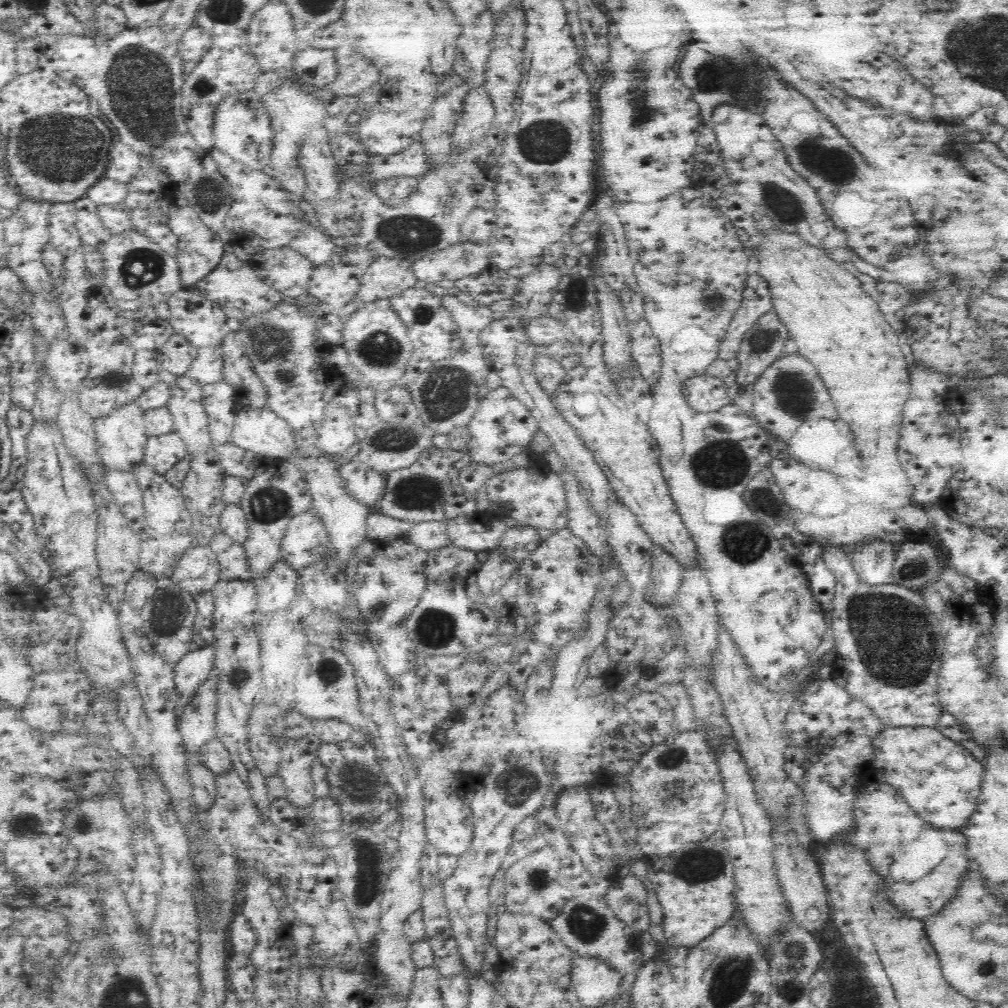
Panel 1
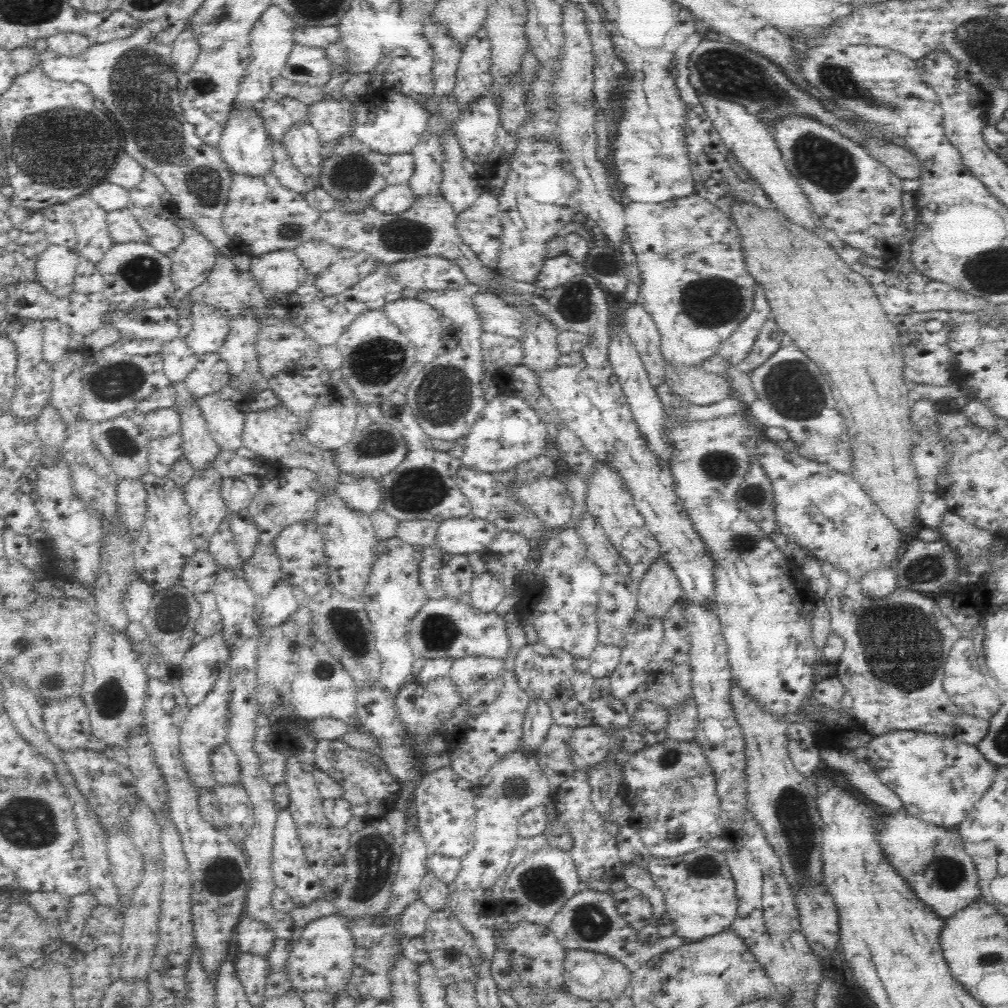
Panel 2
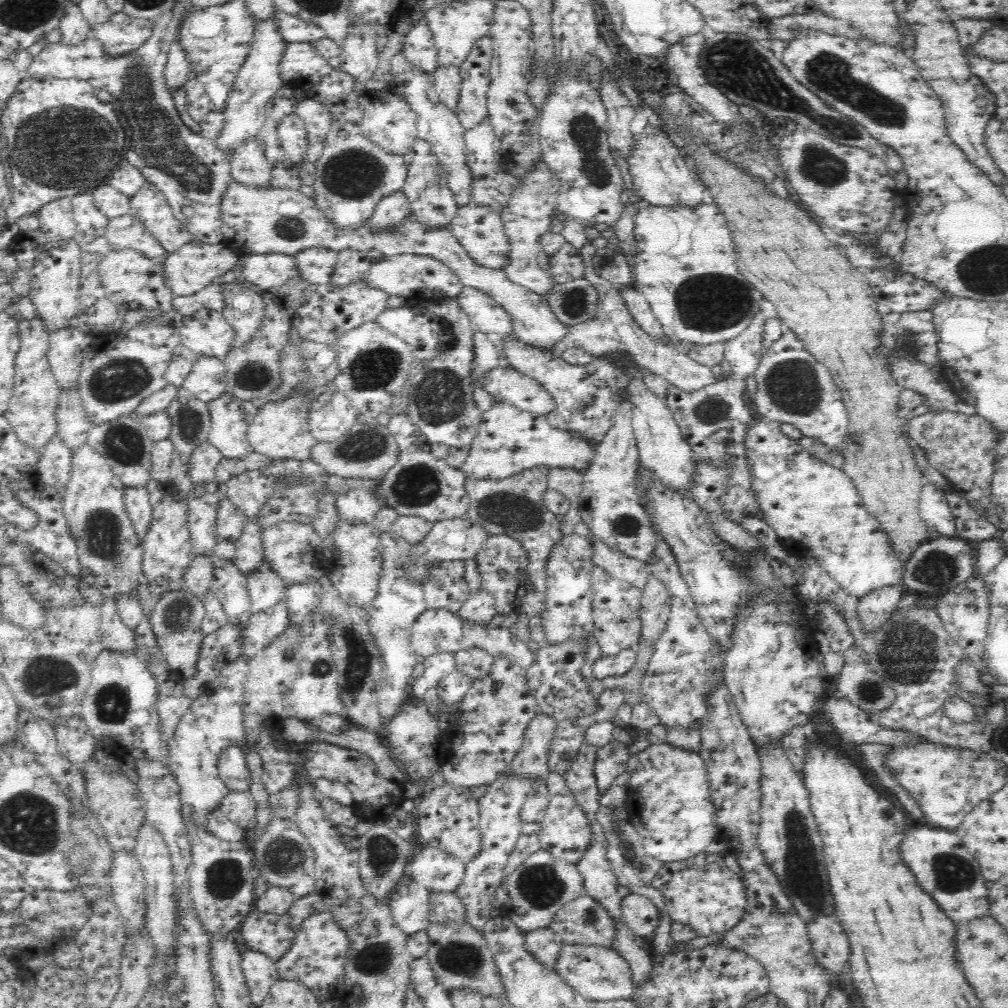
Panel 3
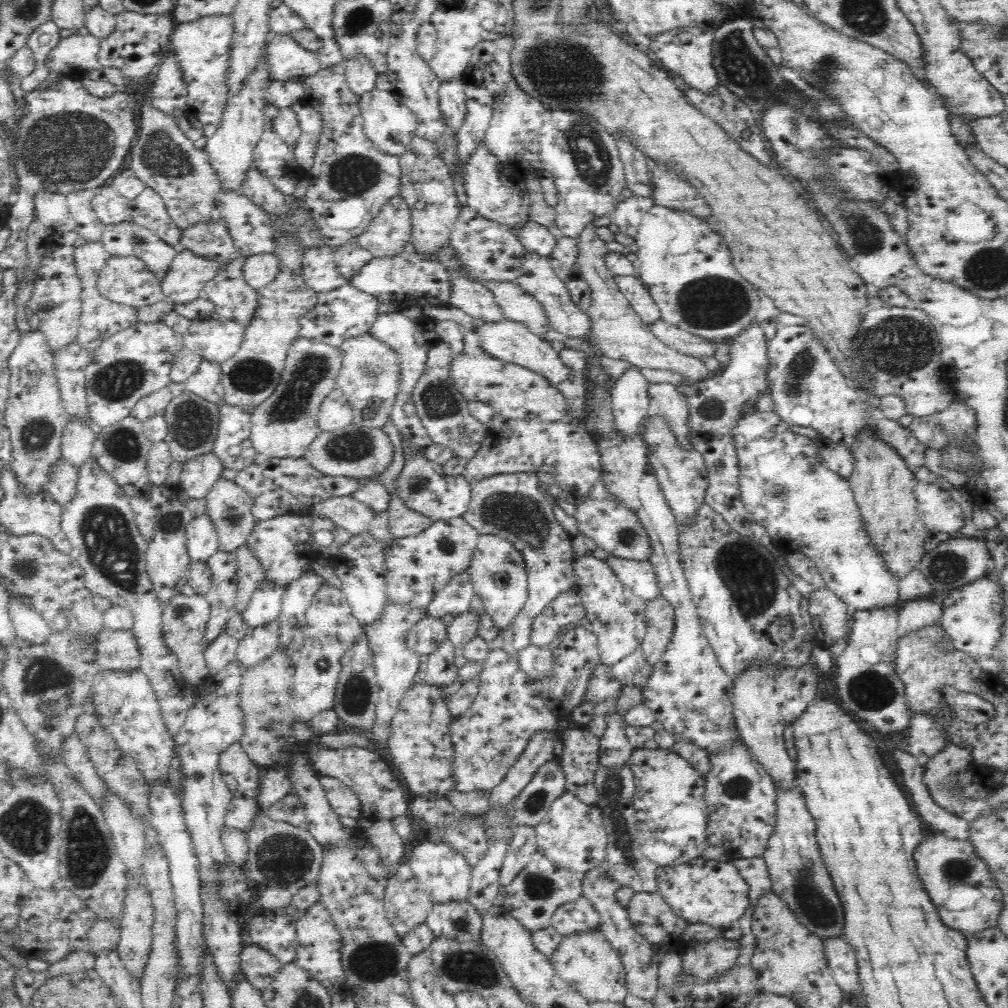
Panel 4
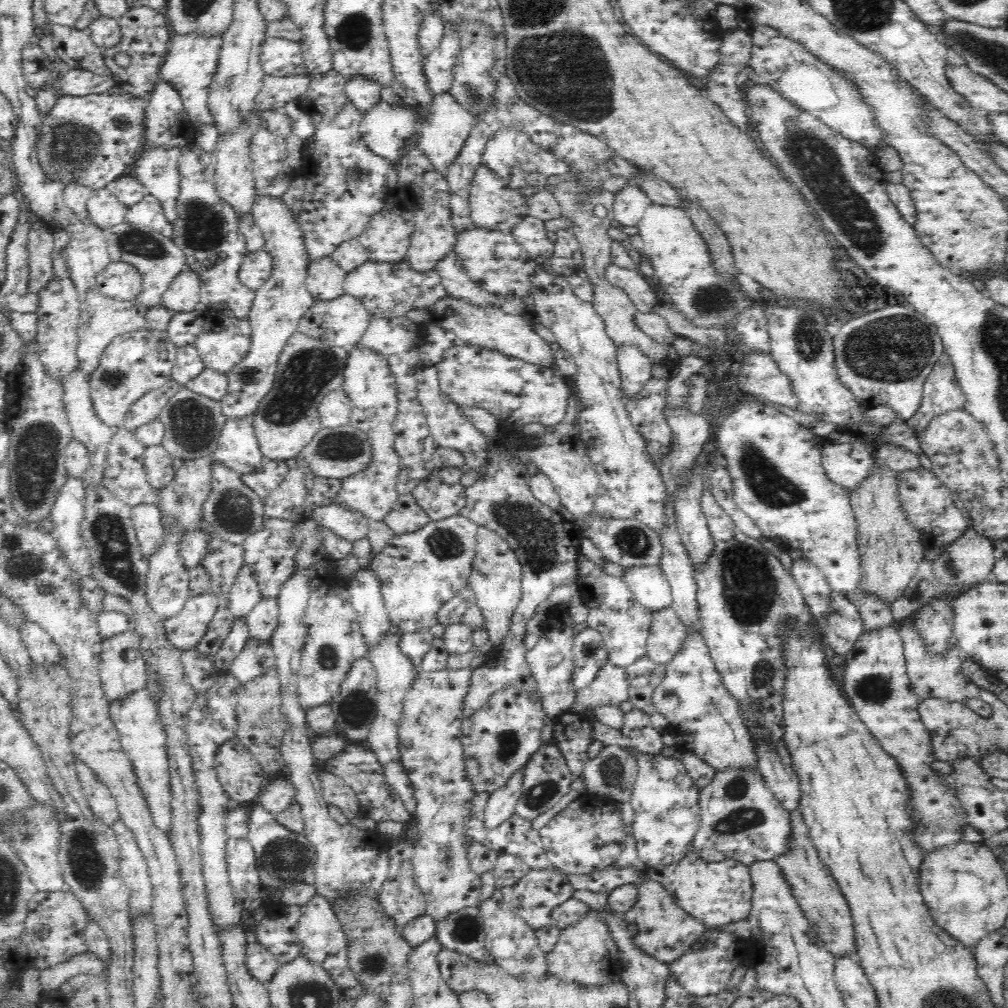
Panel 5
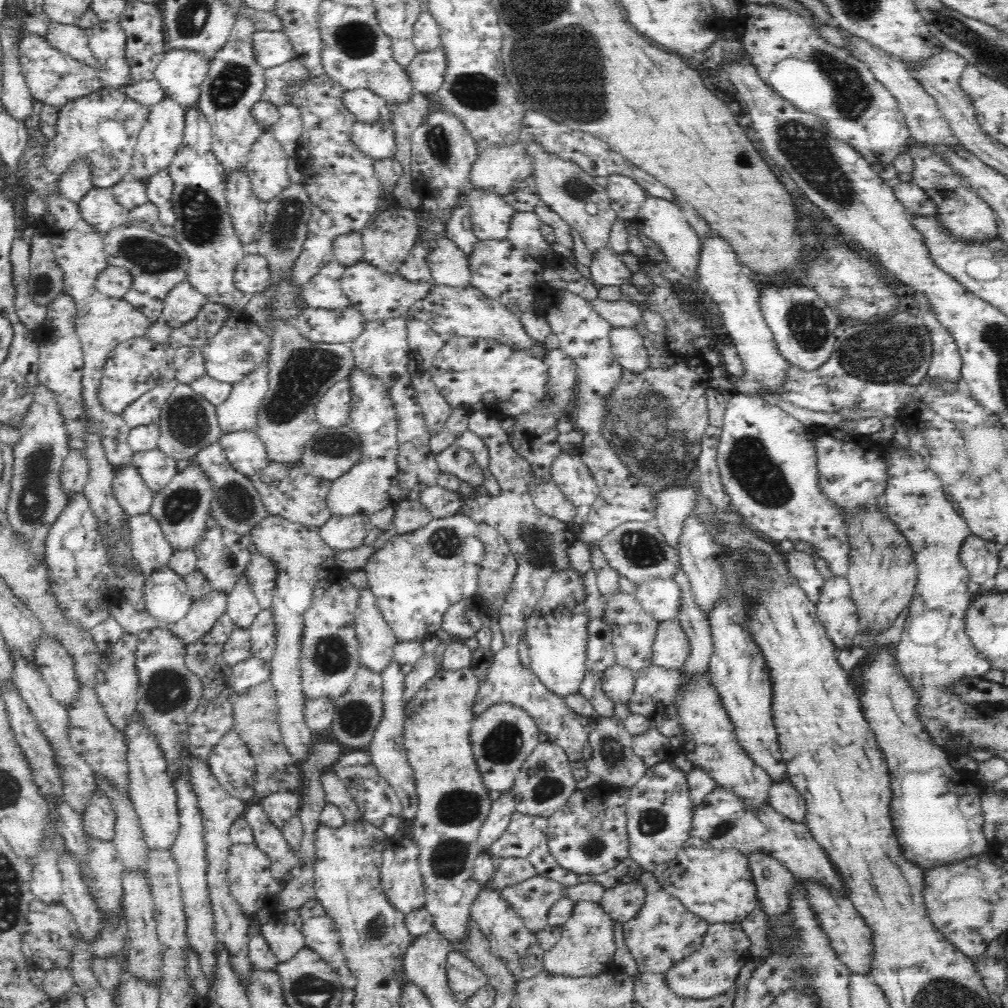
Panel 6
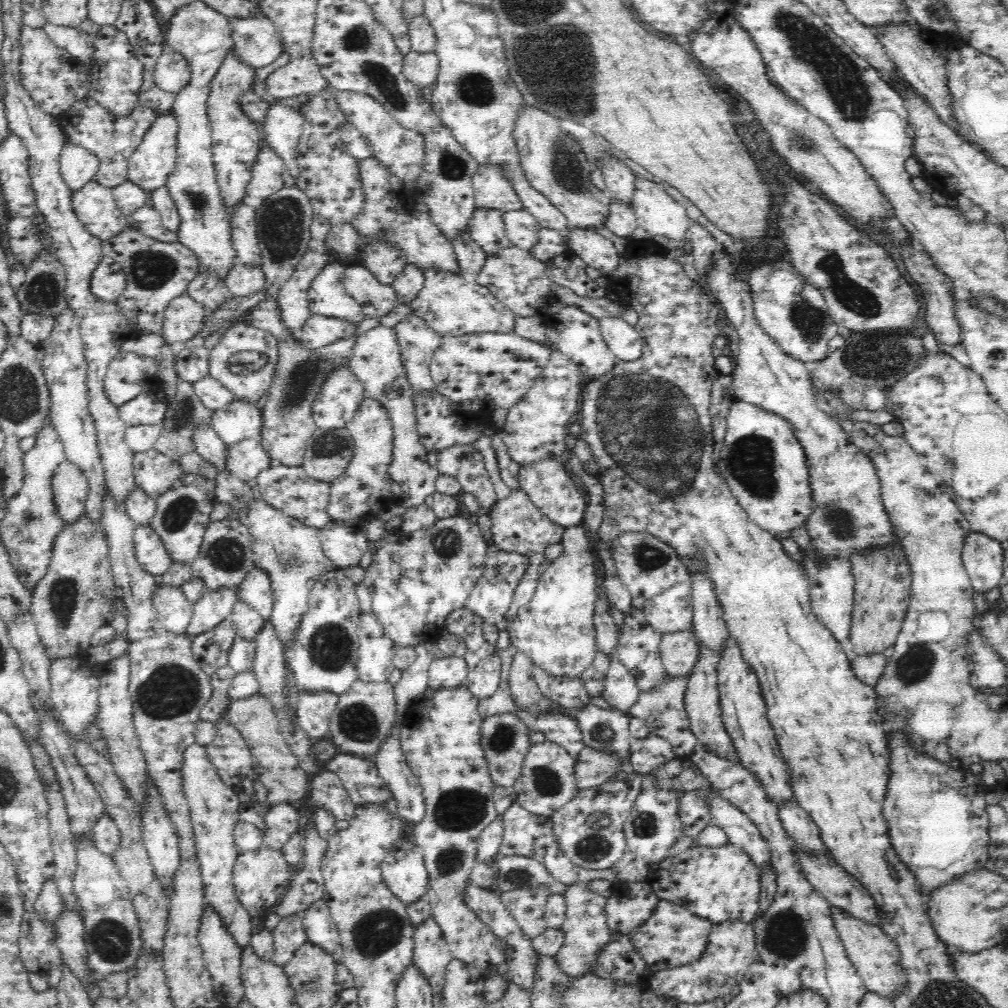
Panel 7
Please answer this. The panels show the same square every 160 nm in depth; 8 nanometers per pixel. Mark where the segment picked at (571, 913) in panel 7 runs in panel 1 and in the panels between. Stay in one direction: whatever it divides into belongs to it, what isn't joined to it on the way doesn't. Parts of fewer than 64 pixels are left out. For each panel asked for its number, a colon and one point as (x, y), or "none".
1: (594, 982)
2: (588, 974)
3: (597, 973)
4: (587, 962)
5: (585, 953)
6: (586, 947)

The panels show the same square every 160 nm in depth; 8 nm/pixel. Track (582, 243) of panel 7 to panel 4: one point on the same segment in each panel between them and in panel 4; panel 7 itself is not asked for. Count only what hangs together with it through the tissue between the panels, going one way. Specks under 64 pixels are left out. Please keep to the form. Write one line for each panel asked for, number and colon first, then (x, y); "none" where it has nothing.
4: (638, 296)
5: (631, 282)
6: (607, 268)

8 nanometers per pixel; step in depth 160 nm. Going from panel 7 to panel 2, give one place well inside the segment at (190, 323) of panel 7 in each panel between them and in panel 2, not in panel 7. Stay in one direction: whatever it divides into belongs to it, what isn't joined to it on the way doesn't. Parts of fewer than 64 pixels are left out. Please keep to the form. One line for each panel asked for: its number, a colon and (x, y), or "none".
2: (193, 259)
3: (188, 270)
4: (188, 273)
5: (183, 295)
6: (183, 302)

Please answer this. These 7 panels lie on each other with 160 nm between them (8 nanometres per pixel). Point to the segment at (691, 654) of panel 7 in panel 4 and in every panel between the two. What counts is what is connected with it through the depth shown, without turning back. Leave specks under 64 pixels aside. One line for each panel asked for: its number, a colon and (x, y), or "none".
4: (660, 615)
5: (668, 632)
6: (670, 649)

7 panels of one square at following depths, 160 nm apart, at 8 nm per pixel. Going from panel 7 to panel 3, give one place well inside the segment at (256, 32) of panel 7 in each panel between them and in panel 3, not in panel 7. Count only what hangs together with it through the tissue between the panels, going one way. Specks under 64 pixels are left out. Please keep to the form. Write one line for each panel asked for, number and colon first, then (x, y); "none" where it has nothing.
3: (301, 66)
4: (287, 60)
5: (279, 57)
6: (272, 49)

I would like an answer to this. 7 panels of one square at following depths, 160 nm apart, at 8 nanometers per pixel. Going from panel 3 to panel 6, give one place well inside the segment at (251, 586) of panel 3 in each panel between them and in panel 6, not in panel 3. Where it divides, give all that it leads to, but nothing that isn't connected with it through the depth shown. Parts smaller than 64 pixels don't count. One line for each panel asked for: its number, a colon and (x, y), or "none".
4: (265, 604)
5: (262, 620)
6: (263, 630)

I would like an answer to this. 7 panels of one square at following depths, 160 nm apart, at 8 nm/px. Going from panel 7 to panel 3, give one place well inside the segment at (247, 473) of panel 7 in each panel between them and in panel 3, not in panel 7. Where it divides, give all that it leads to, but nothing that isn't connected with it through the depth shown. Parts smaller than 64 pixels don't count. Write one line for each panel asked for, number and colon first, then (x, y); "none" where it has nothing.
3: (230, 417)
4: (232, 445)
5: (238, 448)
6: (244, 450)

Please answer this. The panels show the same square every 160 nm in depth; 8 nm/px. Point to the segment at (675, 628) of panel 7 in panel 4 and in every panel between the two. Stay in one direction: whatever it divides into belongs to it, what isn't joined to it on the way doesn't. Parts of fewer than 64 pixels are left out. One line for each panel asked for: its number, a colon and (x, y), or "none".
4: (639, 576)
5: (648, 585)
6: (660, 597)

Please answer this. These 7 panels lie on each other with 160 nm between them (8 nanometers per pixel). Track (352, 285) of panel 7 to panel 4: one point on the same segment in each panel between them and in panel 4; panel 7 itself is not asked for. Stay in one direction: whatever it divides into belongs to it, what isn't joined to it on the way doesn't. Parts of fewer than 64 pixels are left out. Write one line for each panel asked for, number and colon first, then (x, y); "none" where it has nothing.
4: (409, 276)
5: (388, 289)
6: (379, 295)

